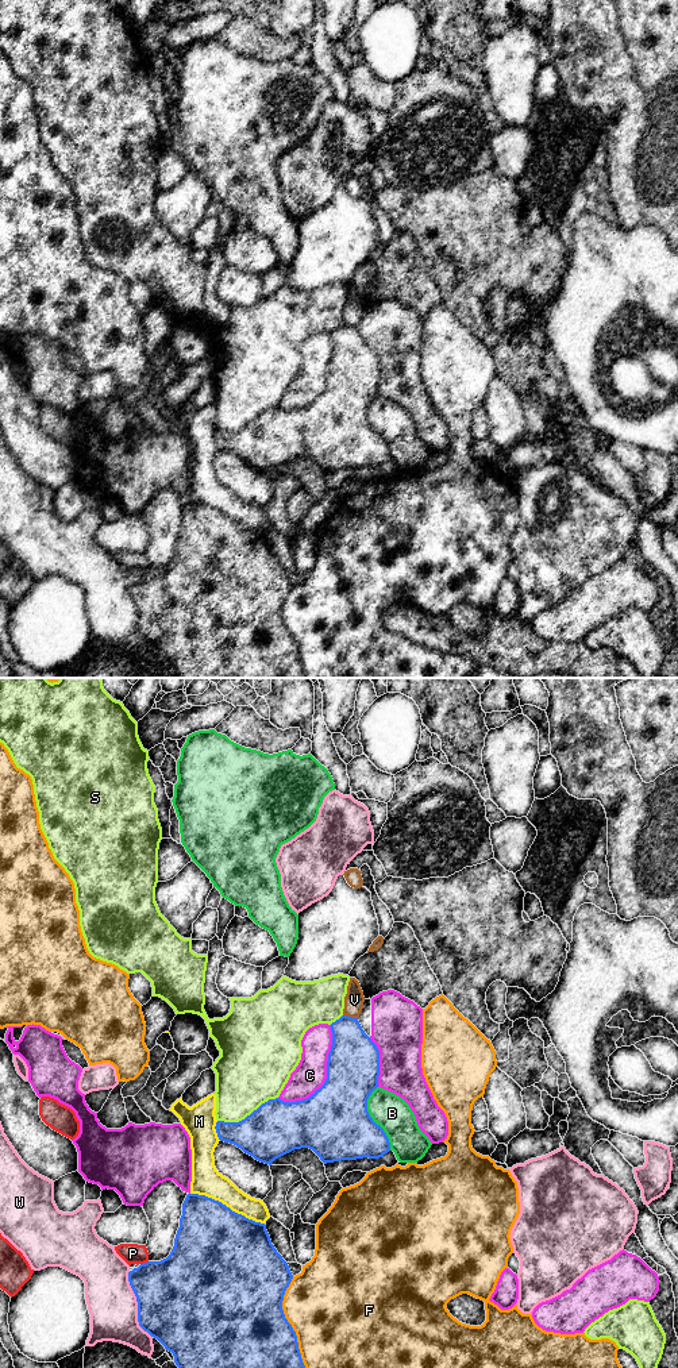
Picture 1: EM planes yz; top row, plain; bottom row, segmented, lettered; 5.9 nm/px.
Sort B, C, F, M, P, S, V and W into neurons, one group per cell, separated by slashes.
B / C / F / M W / P / S / V

